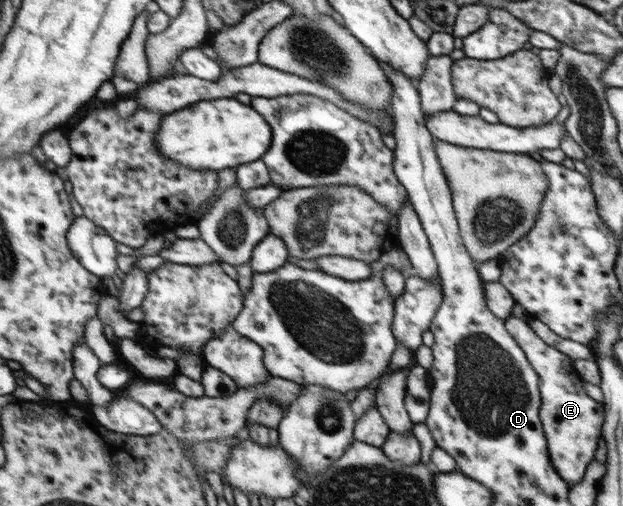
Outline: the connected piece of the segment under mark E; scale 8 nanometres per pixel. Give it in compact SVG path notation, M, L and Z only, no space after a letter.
M511 316L504 320L504 325L540 376L542 403L539 416L548 444L551 465L565 483L570 486L577 484L583 480L589 464L594 460L597 442L602 435L604 404L585 393L582 378L577 374L573 360L541 340L526 320Z

